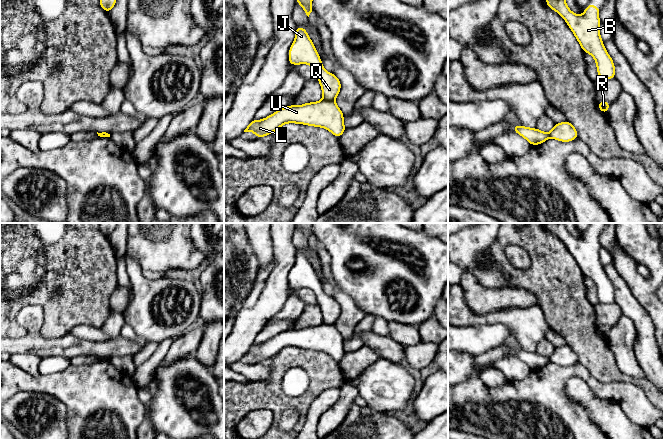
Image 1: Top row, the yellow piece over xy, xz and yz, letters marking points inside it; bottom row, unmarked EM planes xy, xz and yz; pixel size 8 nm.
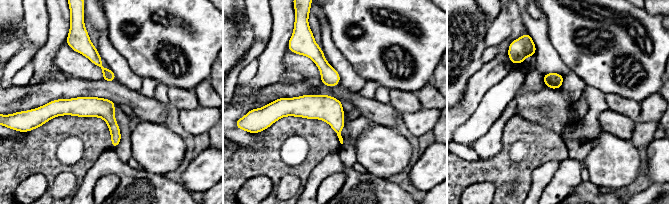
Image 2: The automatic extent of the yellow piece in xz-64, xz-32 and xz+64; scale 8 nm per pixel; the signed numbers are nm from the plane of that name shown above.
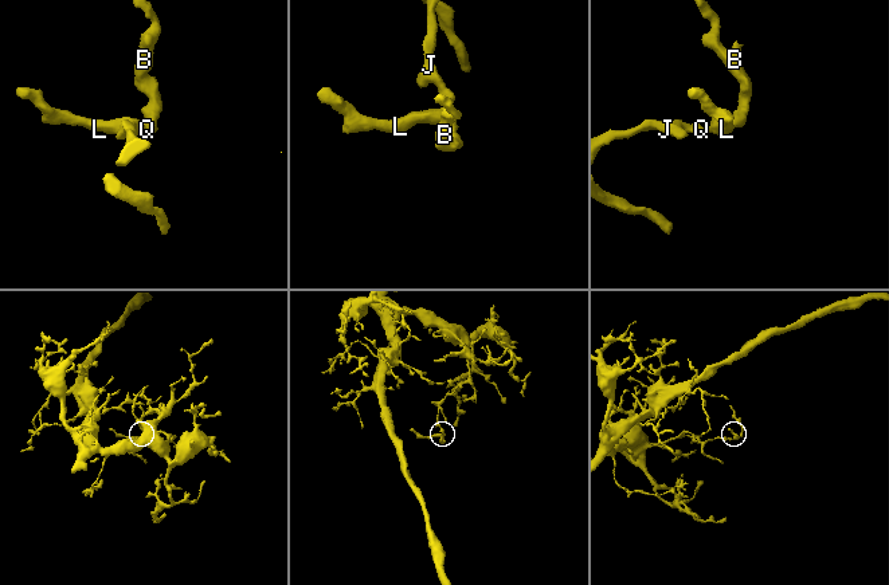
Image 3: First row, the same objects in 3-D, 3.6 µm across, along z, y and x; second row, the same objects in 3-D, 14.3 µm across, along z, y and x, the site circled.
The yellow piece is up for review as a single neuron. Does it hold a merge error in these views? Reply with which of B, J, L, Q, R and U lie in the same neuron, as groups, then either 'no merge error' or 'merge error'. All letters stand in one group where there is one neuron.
B L R U / J Q | merge error

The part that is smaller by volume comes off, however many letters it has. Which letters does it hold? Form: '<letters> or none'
B, L, R, U

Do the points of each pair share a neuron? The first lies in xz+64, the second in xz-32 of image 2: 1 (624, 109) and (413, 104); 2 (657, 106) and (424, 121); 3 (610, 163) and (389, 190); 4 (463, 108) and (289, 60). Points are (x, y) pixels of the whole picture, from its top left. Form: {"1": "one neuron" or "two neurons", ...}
{"1": "one neuron", "2": "two neurons", "3": "two neurons", "4": "two neurons"}

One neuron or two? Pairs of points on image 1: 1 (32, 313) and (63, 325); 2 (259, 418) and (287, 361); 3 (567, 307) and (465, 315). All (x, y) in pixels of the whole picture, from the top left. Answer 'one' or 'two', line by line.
1: two
2: two
3: two

